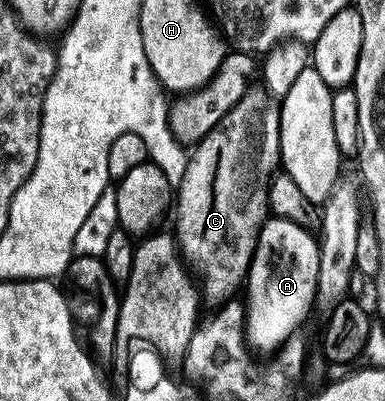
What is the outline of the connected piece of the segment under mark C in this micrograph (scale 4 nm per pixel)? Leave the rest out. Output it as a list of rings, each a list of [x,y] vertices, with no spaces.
[[[250,87],[248,91],[242,94],[236,105],[230,109],[229,113],[218,122],[216,126],[206,136],[195,144],[189,157],[189,165],[183,174],[180,184],[175,188],[175,212],[177,208],[177,232],[175,231],[175,239],[184,263],[188,265],[194,273],[195,271],[201,275],[201,292],[200,295],[213,303],[213,306],[220,305],[222,302],[230,299],[234,295],[233,292],[242,287],[249,275],[249,263],[253,260],[253,251],[257,245],[257,235],[261,233],[261,228],[264,226],[267,219],[267,213],[270,211],[269,193],[267,185],[271,177],[278,171],[281,162],[281,143],[279,142],[279,130],[281,129],[281,105],[273,96],[266,91],[264,87]]]

